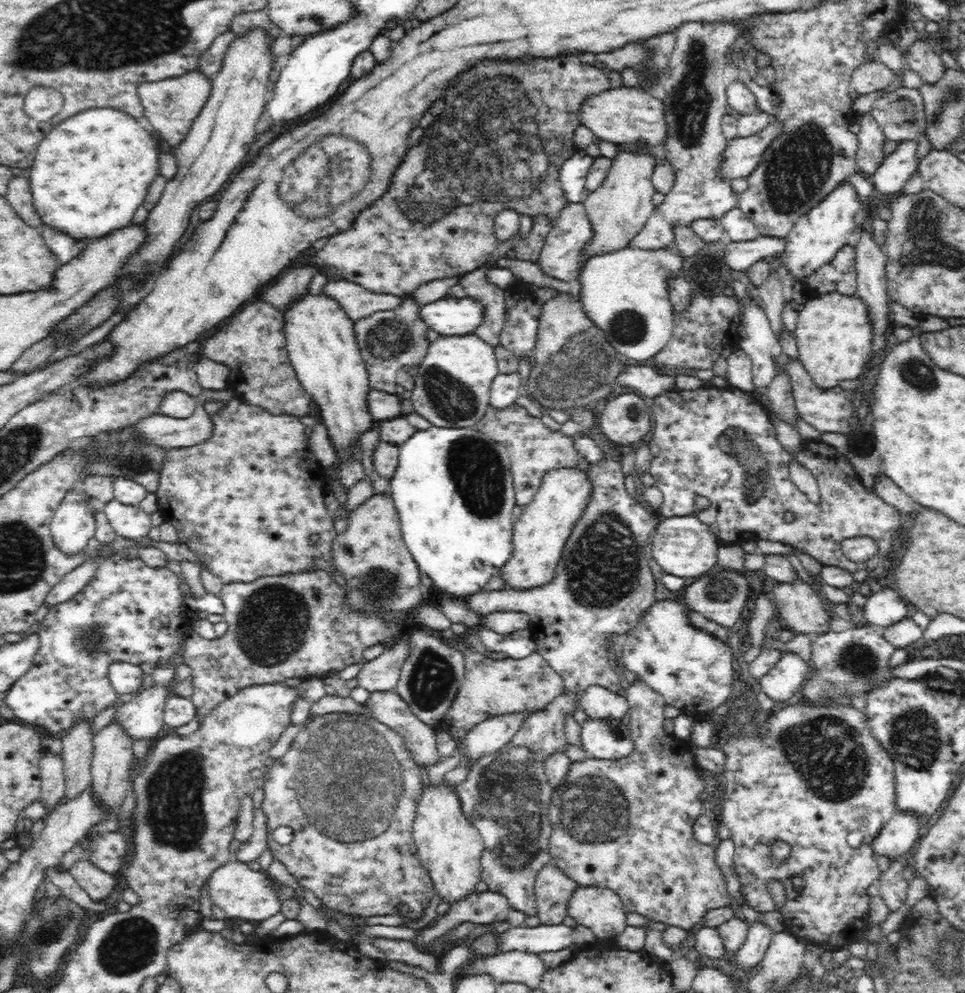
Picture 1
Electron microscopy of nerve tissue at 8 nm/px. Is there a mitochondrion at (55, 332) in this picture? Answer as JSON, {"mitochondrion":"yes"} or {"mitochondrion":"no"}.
{"mitochondrion":"no"}

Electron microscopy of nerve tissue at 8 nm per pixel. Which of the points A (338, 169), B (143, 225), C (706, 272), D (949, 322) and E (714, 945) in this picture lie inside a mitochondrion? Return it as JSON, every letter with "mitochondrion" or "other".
{"A":"mitochondrion","B":"other","C":"mitochondrion","D":"other","E":"other"}

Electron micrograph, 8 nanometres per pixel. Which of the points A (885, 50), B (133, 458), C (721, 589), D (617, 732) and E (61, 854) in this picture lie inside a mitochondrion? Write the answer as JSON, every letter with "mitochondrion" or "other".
{"A":"other","B":"mitochondrion","C":"mitochondrion","D":"mitochondrion","E":"other"}

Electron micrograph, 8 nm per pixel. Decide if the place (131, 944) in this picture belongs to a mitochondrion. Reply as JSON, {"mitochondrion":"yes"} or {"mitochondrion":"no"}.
{"mitochondrion":"yes"}

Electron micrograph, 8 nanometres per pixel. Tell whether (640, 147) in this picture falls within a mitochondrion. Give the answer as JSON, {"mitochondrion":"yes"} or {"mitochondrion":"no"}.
{"mitochondrion":"no"}

